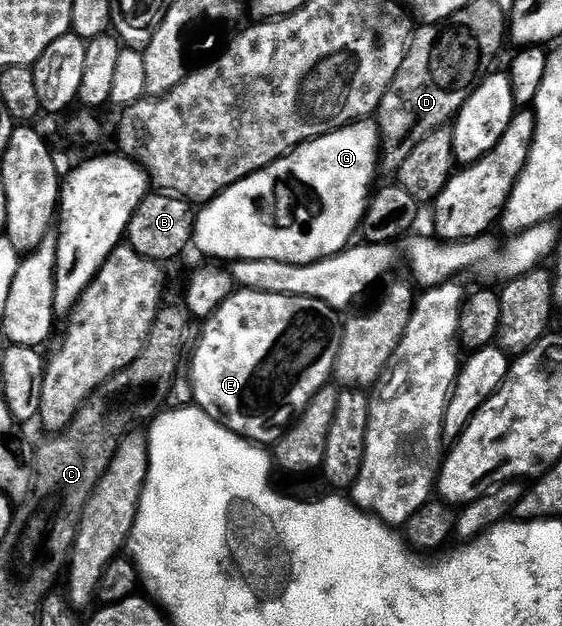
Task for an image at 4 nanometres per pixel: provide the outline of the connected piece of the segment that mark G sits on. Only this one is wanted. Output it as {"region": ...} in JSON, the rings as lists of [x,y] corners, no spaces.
{"region":[[[371,120],[352,122],[350,126],[335,130],[332,134],[301,144],[281,160],[233,184],[206,203],[197,214],[194,249],[208,254],[211,257],[208,259],[222,260],[227,264],[249,260],[313,264],[317,260],[340,254],[352,245],[354,238],[351,237],[363,225],[363,214],[376,185],[375,174],[377,175],[380,153],[379,128]]]}

